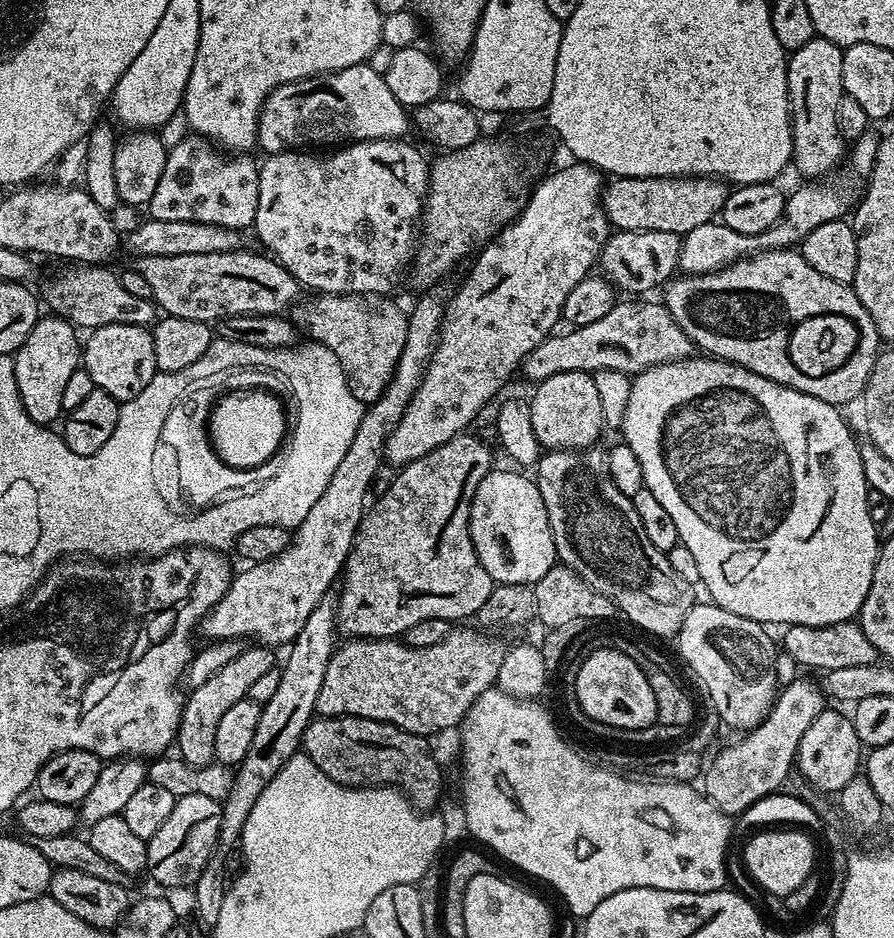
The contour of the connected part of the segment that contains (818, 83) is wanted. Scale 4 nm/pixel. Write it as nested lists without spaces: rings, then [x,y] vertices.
[[[816,36],[788,56],[788,104],[792,108],[792,158],[804,178],[819,178],[845,159],[846,141],[836,125],[838,102],[844,94],[842,58],[844,49]]]

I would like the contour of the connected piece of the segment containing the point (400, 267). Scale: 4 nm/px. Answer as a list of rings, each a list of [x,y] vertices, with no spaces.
[[[407,139],[399,140],[358,140],[350,144],[328,150],[325,156],[315,156],[312,150],[293,150],[274,152],[267,157],[265,164],[259,165],[260,181],[258,182],[258,210],[254,233],[265,244],[267,251],[274,259],[293,276],[297,284],[305,289],[313,288],[313,293],[328,295],[375,294],[384,298],[400,284],[400,275],[405,275],[414,256],[414,245],[418,240],[418,221],[424,210],[424,198],[428,194],[429,161]]]

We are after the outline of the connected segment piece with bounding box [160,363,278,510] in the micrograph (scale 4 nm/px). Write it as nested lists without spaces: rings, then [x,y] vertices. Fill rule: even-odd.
[[[241,364],[226,368],[224,372],[214,372],[210,376],[198,378],[185,389],[185,393],[171,407],[162,426],[161,441],[166,443],[171,440],[174,460],[176,462],[176,486],[182,496],[188,496],[188,502],[193,509],[203,510],[213,503],[217,503],[226,495],[251,489],[263,483],[271,476],[271,469],[265,465],[256,468],[234,468],[222,463],[220,456],[212,448],[207,434],[207,419],[211,413],[212,405],[218,397],[227,391],[239,391],[241,388],[261,386],[266,390],[274,388],[277,377],[268,364]]]

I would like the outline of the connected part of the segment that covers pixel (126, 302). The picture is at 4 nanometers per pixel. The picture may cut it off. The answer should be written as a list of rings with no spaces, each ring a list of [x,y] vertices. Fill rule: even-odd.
[[[72,266],[69,272],[56,276],[48,284],[44,296],[53,313],[63,316],[77,329],[91,330],[111,324],[129,324],[148,328],[158,319],[158,308],[152,300],[137,298],[122,286],[119,275],[108,266]]]

